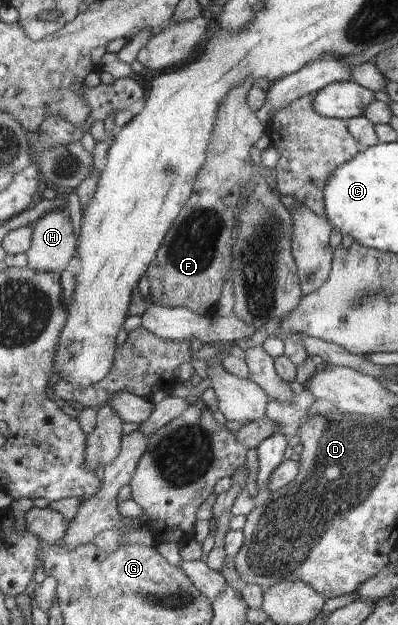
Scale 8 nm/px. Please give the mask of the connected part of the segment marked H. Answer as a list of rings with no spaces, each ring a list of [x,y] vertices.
[[[50,210],[32,224],[32,239],[24,254],[29,268],[39,273],[61,273],[75,254],[77,238],[67,210]]]

